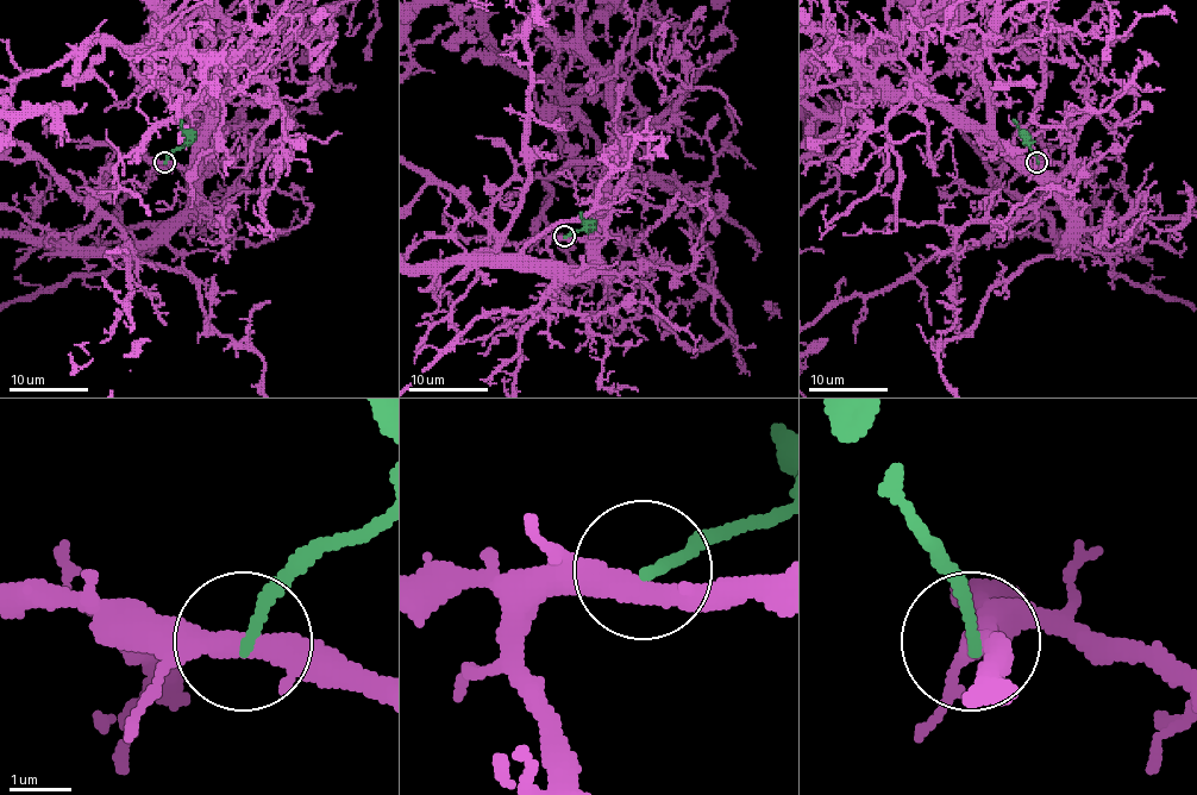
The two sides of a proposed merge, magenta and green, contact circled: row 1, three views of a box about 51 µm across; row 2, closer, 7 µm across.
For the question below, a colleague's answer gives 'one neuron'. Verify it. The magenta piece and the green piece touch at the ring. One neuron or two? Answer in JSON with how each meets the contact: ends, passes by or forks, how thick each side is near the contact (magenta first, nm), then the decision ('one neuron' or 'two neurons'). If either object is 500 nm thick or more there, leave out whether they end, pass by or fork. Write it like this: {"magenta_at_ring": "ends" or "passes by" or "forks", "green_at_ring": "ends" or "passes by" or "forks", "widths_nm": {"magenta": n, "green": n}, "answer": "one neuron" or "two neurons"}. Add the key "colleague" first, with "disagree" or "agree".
{"colleague": "disagree", "magenta_at_ring": "passes by", "green_at_ring": "ends", "widths_nm": {"magenta": 400, "green": 180}, "answer": "two neurons"}

